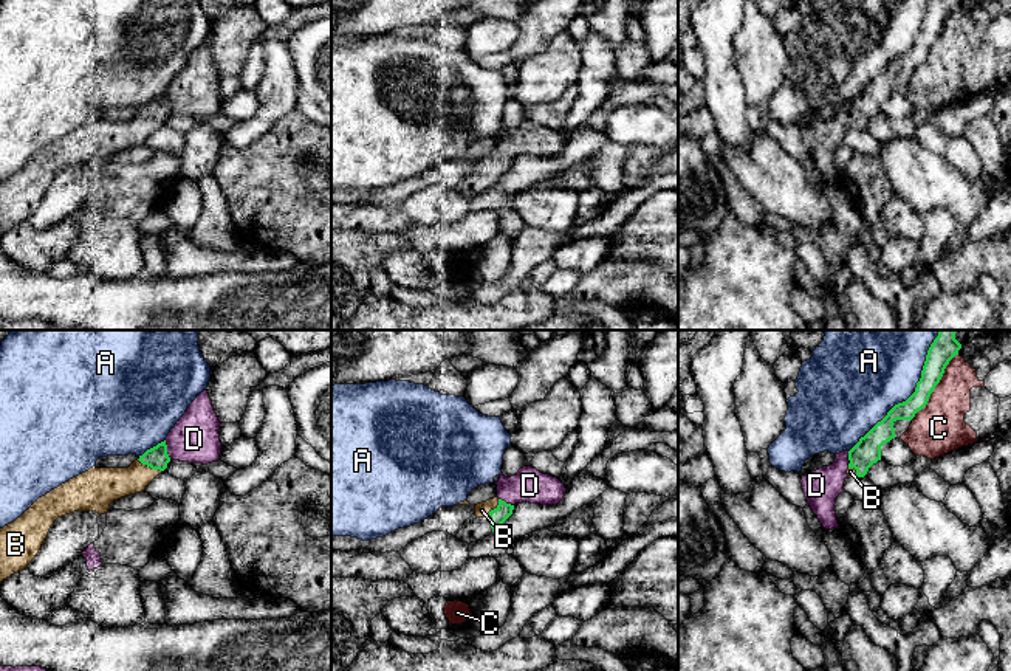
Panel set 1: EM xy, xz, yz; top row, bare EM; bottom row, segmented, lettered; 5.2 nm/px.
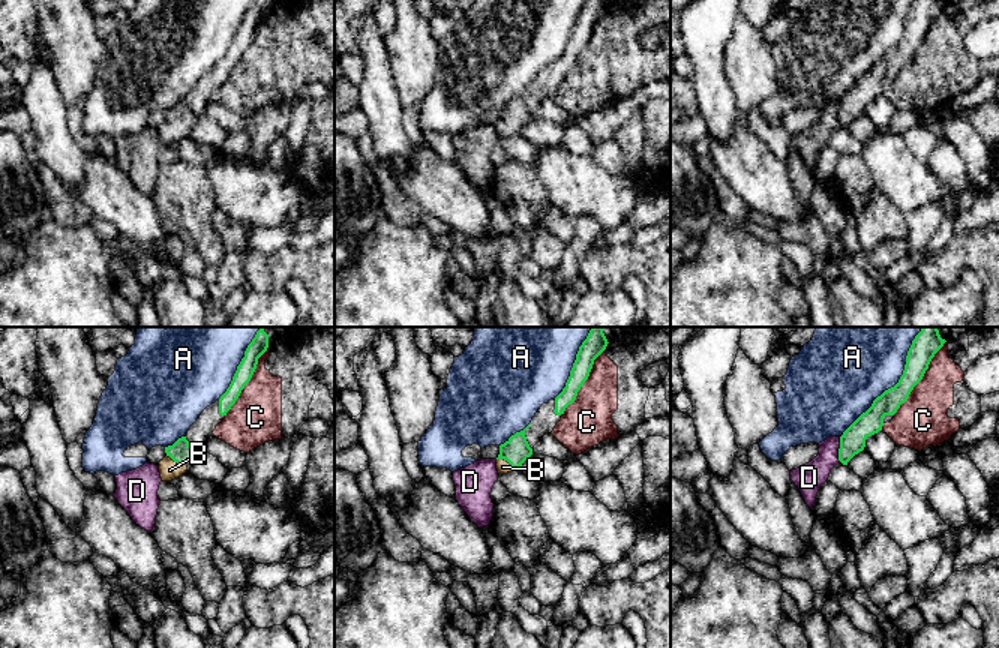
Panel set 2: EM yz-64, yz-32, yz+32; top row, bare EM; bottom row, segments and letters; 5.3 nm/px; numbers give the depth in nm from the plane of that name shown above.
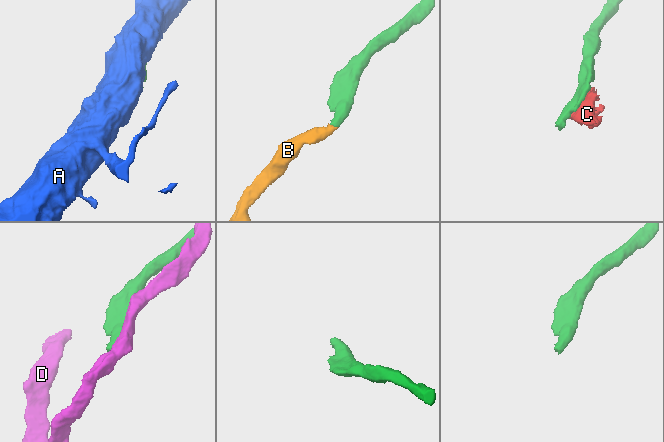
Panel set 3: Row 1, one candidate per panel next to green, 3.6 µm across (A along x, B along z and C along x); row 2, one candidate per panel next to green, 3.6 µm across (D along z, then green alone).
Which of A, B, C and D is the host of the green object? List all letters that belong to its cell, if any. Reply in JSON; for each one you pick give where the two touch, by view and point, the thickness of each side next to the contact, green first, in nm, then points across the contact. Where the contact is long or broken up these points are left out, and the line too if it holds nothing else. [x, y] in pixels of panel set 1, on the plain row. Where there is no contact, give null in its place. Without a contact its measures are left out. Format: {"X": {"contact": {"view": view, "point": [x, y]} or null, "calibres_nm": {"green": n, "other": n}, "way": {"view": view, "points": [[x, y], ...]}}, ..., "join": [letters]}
{"B": {"contact": {"view": "xy", "point": [150, 120]}, "calibres_nm": {"green": 120, "other": 180}, "way": {"view": "xy", "points": [[157, 110], [150, 120], [130, 134], [106, 137]]}}, "join": ["B"]}

